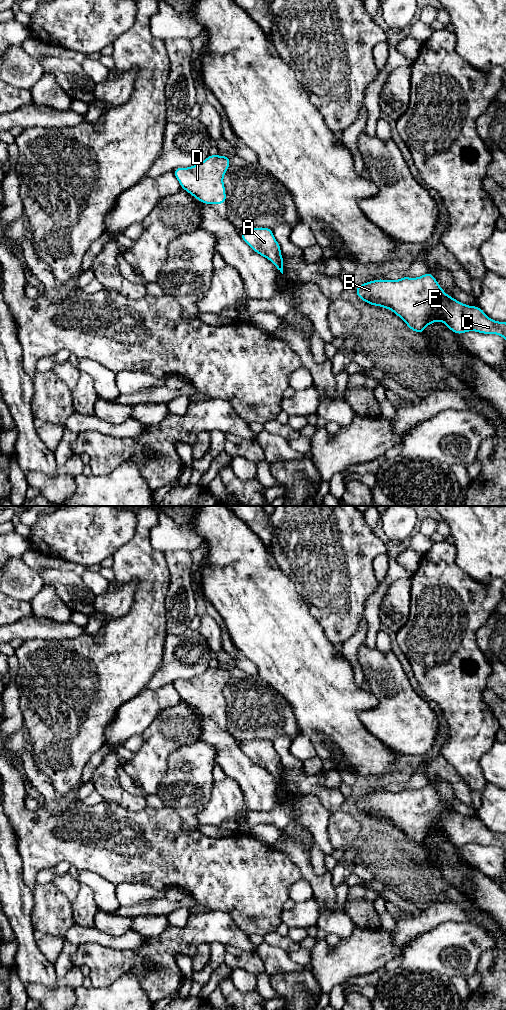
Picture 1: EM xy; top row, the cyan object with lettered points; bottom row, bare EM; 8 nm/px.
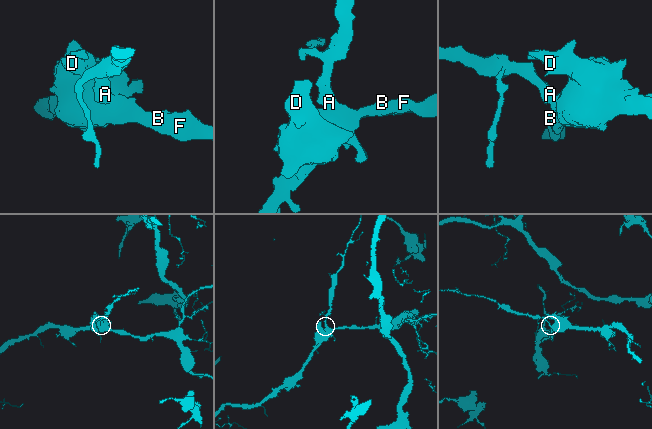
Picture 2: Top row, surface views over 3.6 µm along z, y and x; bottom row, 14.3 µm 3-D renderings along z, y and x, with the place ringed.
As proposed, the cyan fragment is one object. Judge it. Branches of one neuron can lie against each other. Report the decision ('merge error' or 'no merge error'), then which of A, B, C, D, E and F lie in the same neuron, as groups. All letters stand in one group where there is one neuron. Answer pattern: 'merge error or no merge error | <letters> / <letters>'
no merge error | A B C D E F

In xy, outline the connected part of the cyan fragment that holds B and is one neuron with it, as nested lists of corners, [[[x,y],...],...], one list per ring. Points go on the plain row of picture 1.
[[[429,784],[416,790],[403,788],[395,793],[384,791],[369,793],[358,798],[355,805],[362,813],[372,818],[392,822],[409,841],[420,846],[433,834],[444,834],[455,846],[475,843],[482,846],[496,846],[506,852],[506,834],[495,833],[489,830],[480,819],[465,817],[447,807]]]

